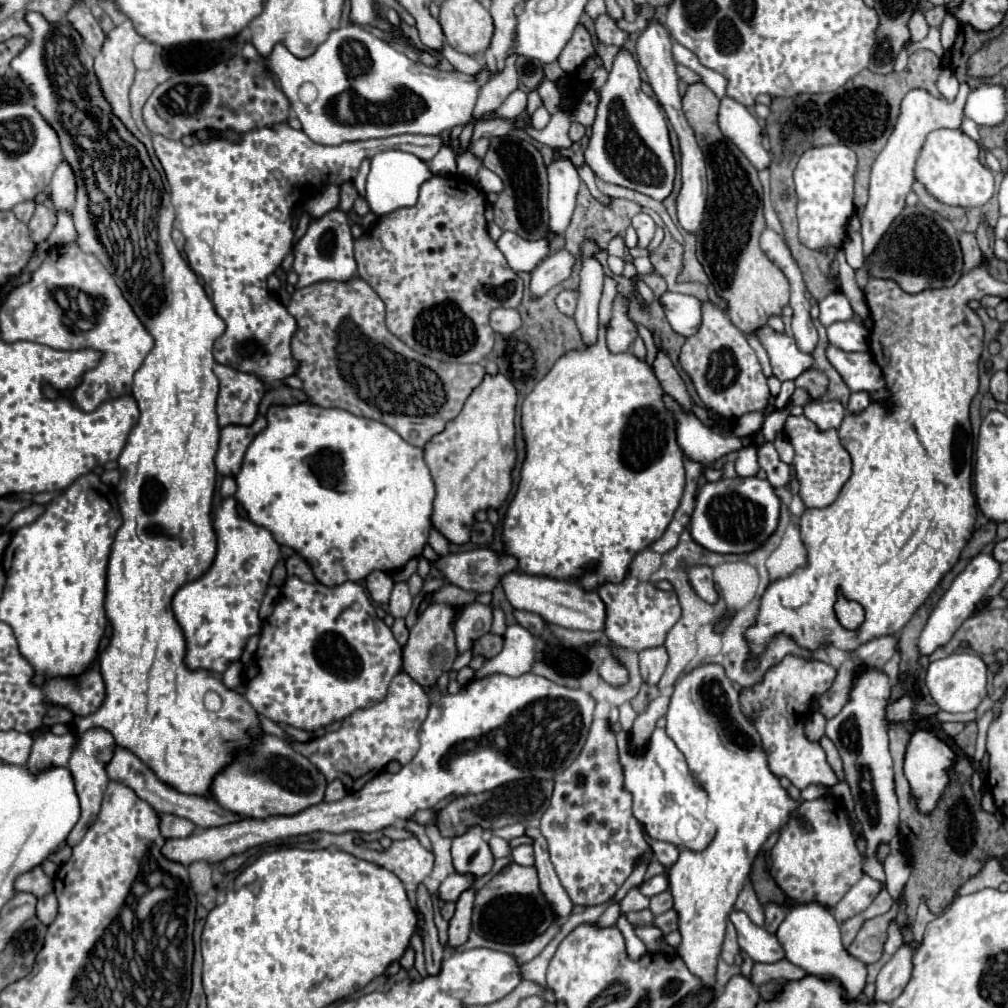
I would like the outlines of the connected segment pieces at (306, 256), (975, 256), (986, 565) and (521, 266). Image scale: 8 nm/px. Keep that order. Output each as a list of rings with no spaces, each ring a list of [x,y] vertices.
[[[334,209],[310,221],[308,231],[294,245],[294,271],[298,273],[298,287],[306,287],[316,281],[348,281],[352,275],[356,275],[352,233],[344,211]]]
[[[962,231],[960,233],[960,247],[962,247],[962,253],[964,253],[964,271],[970,271],[970,269],[978,267],[982,251],[978,247],[976,235]]]
[[[976,555],[966,565],[966,569],[952,581],[950,589],[942,595],[942,599],[938,601],[938,605],[930,613],[928,623],[922,629],[920,639],[918,639],[918,651],[920,651],[920,655],[932,655],[938,647],[944,647],[952,639],[952,635],[958,631],[958,627],[968,617],[972,617],[972,613],[976,609],[976,603],[980,603],[984,599],[986,591],[990,589],[990,585],[996,581],[998,575],[1000,575],[1000,563],[994,561],[992,555]]]
[[[504,231],[502,237],[496,241],[498,249],[504,253],[508,265],[520,273],[520,271],[534,271],[540,261],[544,261],[550,255],[546,239],[540,241],[526,241],[520,235],[512,231]]]

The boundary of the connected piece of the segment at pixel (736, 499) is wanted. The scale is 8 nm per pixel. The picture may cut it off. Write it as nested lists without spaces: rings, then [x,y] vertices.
[[[758,477],[720,479],[706,483],[696,493],[694,513],[690,517],[692,539],[714,553],[750,553],[760,547],[778,525],[780,499],[774,487]]]

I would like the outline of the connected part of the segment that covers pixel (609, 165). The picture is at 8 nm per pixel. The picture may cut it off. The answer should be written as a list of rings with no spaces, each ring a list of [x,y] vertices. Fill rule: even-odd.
[[[620,49],[608,81],[598,89],[596,119],[592,137],[584,153],[588,167],[606,183],[634,189],[656,201],[662,201],[672,191],[676,163],[670,147],[666,117],[662,107],[648,97],[640,87],[638,63],[628,49]]]

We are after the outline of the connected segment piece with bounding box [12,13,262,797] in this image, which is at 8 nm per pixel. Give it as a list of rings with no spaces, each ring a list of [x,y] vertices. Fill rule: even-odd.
[[[28,13],[26,21],[32,27],[30,43],[12,61],[12,69],[34,93],[36,109],[56,129],[64,159],[76,173],[78,197],[72,209],[72,219],[78,231],[78,247],[96,255],[114,275],[126,301],[156,341],[142,367],[134,373],[132,395],[138,403],[140,419],[130,431],[126,447],[118,457],[122,473],[118,483],[122,527],[112,543],[106,583],[106,615],[114,633],[110,647],[104,649],[98,659],[102,679],[106,679],[106,699],[94,715],[74,715],[70,729],[74,735],[84,735],[88,729],[102,727],[114,735],[118,747],[138,755],[138,759],[142,759],[142,763],[146,763],[162,783],[170,783],[170,787],[186,791],[186,795],[210,797],[210,779],[230,763],[230,747],[246,739],[246,727],[254,727],[254,735],[258,735],[262,727],[258,713],[250,703],[246,703],[242,693],[228,689],[206,669],[186,667],[186,639],[174,619],[172,607],[166,603],[172,603],[178,587],[202,577],[216,555],[216,535],[212,529],[210,509],[216,485],[214,457],[218,451],[220,427],[216,417],[218,377],[212,371],[216,363],[212,357],[212,345],[224,333],[226,325],[216,315],[199,277],[176,249],[170,237],[174,221],[170,193],[164,189],[160,173],[154,169],[146,147],[134,135],[124,131],[124,125],[110,113],[110,105],[104,101],[92,69],[94,57],[82,43],[78,31],[68,23],[48,23],[40,13]],[[88,123],[96,129],[92,137],[88,137]],[[100,171],[106,171],[106,183],[100,183]],[[208,691],[216,691],[222,697],[220,711],[208,711],[204,707],[204,695]]]

